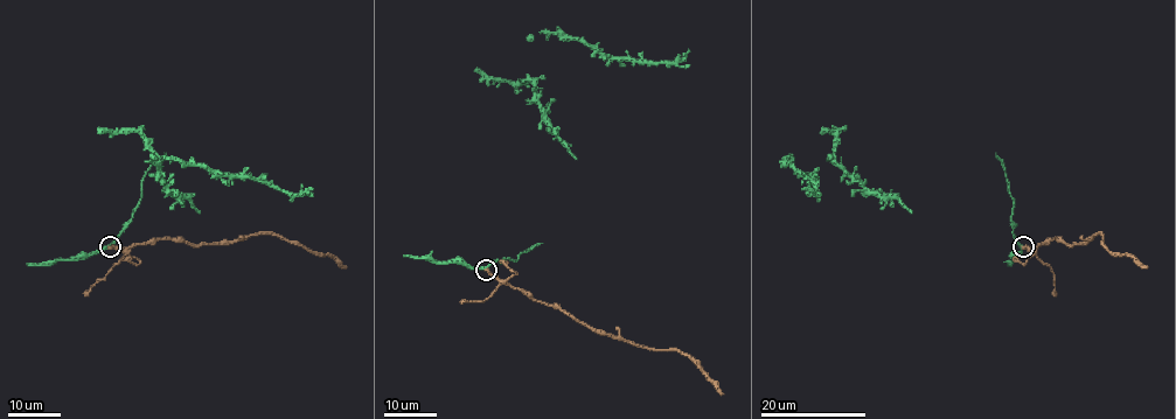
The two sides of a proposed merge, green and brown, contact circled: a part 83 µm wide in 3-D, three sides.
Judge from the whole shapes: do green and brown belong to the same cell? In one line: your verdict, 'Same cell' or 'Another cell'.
Same cell

